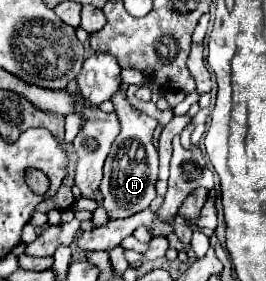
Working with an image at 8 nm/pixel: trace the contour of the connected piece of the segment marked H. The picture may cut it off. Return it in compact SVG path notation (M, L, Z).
M121 91L113 97L113 105L121 121L121 133L113 141L111 153L105 159L105 175L99 185L99 191L103 195L101 205L105 207L109 219L125 219L139 211L145 211L157 195L155 183L157 183L159 163L157 163L157 151L153 147L153 131L157 127L157 121L133 109Z

